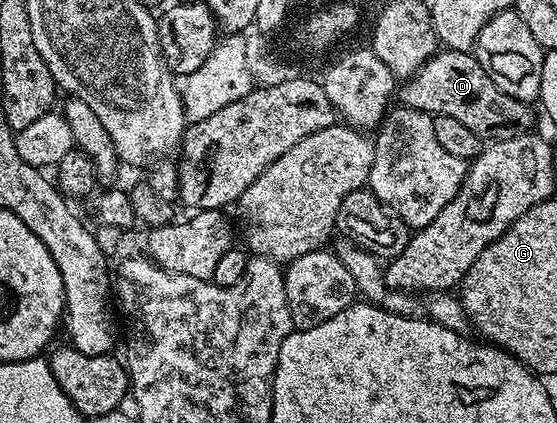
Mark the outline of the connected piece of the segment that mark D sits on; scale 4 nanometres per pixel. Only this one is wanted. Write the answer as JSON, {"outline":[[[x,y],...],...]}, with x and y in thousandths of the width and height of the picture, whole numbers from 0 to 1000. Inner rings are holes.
{"outline":[[[795,113],[779,132],[770,135],[738,182],[731,182],[720,194],[711,229],[713,236],[722,236],[716,241],[727,255],[743,258],[750,267],[770,267],[779,277],[811,272],[811,281],[833,291],[833,300],[840,300],[851,317],[862,319],[867,336],[873,338],[919,329],[935,314],[950,314],[961,303],[959,267],[952,260],[957,255],[946,241],[898,215],[898,206],[890,206],[890,196],[883,196],[876,168],[869,168],[869,158],[862,158],[849,123],[828,125],[817,116]]]}

